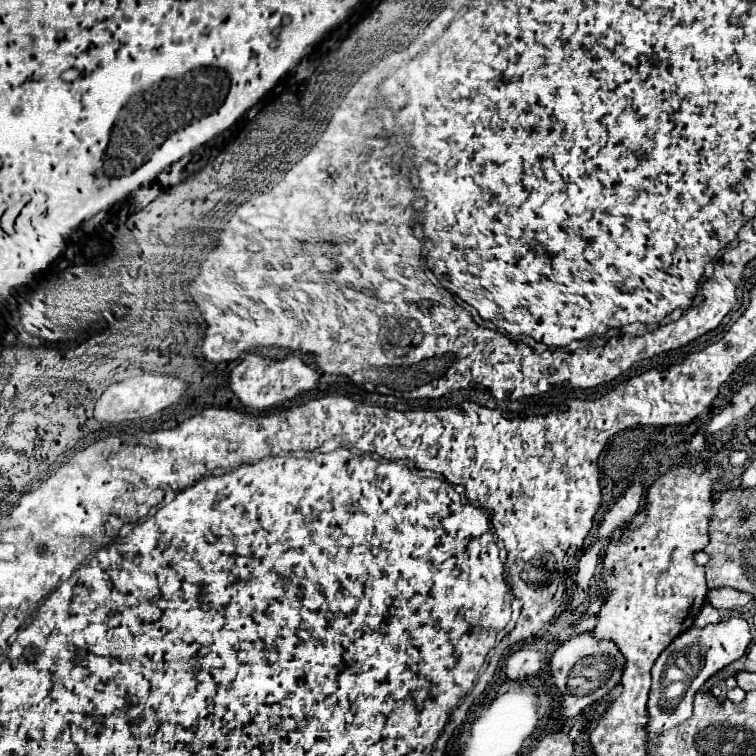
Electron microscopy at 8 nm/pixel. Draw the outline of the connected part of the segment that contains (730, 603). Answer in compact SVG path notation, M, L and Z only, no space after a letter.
M722 587L716 591L708 593L708 601L712 607L716 609L736 609L736 607L744 607L748 603L754 601L754 595L738 591L738 589L730 589L730 587Z

